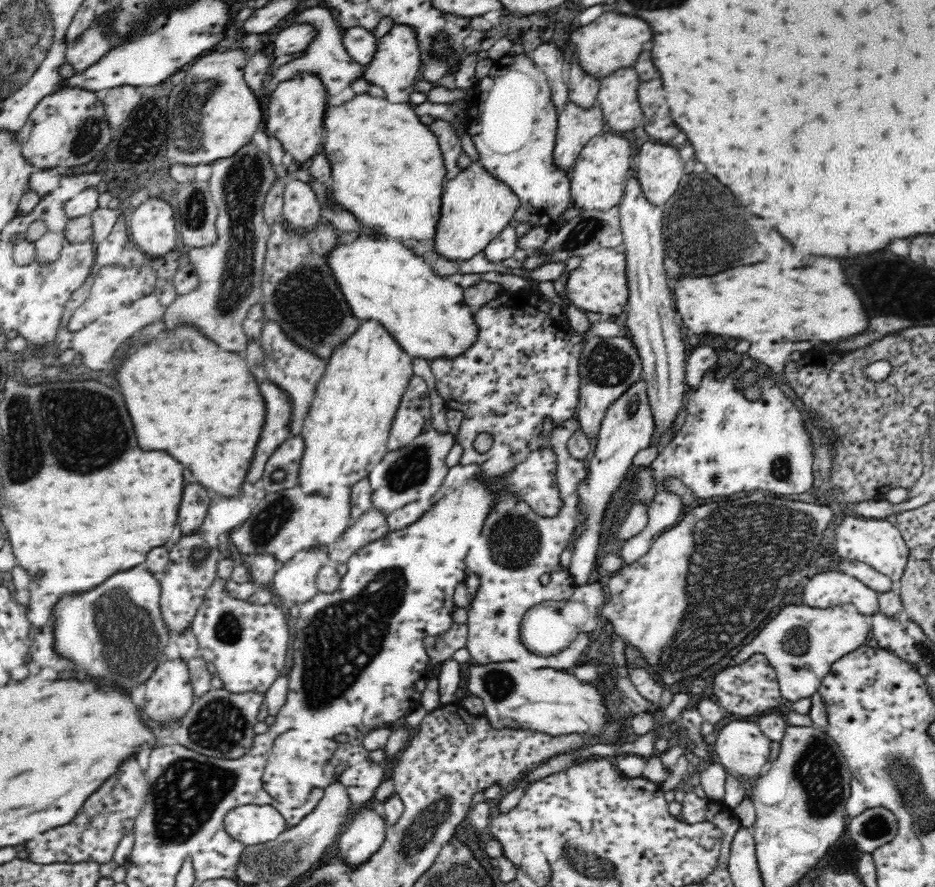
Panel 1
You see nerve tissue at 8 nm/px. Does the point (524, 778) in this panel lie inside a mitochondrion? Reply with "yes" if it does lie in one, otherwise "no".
no

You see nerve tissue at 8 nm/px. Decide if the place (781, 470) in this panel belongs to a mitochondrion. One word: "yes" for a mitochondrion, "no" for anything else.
yes

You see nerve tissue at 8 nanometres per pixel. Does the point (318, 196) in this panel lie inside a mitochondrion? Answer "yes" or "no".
no

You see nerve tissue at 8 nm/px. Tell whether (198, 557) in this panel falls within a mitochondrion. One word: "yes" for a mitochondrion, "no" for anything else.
yes

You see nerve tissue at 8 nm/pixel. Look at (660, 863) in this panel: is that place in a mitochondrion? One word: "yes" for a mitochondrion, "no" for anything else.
no

